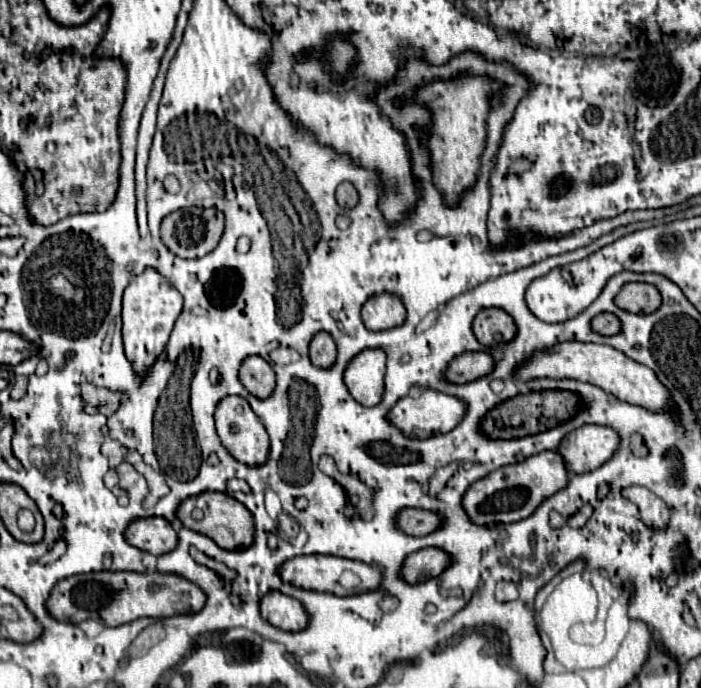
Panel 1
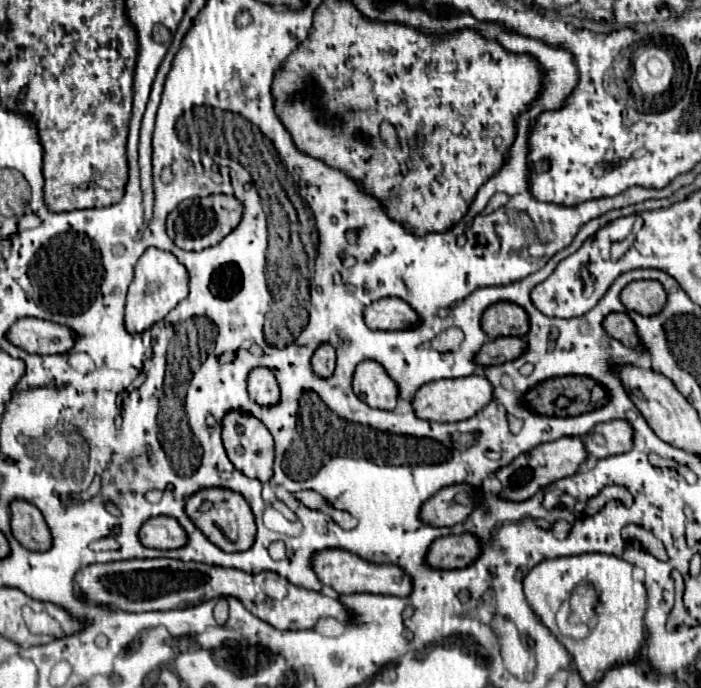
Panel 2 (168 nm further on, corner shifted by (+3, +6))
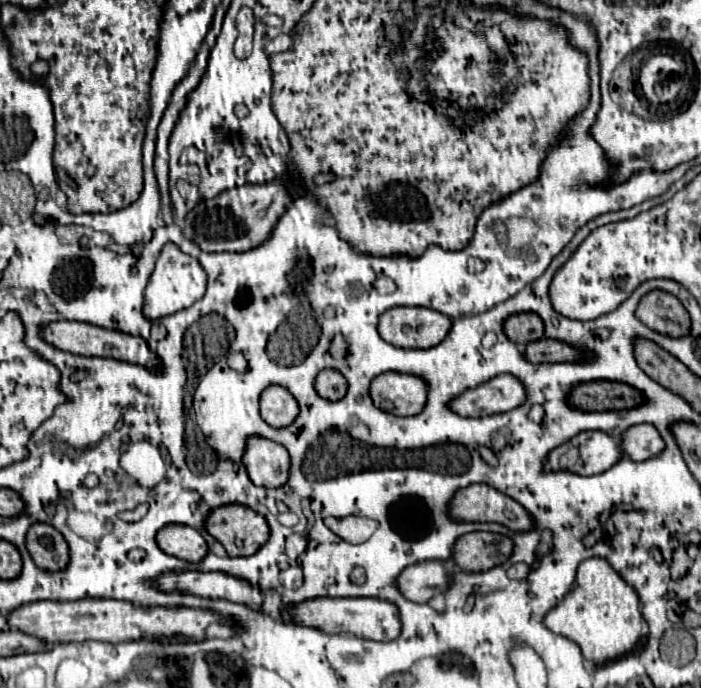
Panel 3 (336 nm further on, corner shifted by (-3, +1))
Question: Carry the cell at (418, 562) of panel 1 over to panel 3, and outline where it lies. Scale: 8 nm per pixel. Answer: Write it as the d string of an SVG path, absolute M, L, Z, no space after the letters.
M468 533L454 545L454 561L462 571L488 571L512 555L512 539L500 533Z

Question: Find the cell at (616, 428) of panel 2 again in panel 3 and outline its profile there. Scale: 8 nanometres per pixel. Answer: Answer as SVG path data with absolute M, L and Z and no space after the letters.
M634 425L622 435L622 449L634 461L646 461L664 451L666 443L654 425Z

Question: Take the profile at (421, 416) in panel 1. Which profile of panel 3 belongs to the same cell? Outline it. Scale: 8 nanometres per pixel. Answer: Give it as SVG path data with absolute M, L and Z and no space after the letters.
M498 375L456 397L450 407L462 417L484 417L512 411L526 401L526 387L514 375Z

